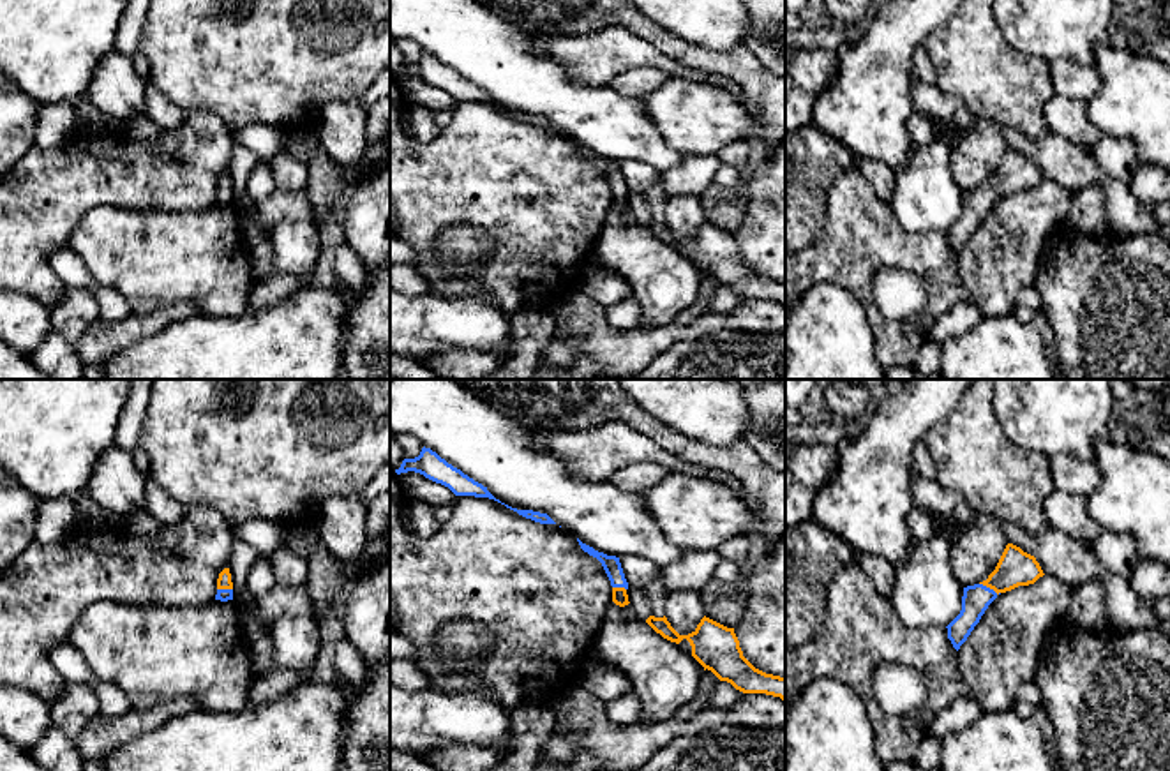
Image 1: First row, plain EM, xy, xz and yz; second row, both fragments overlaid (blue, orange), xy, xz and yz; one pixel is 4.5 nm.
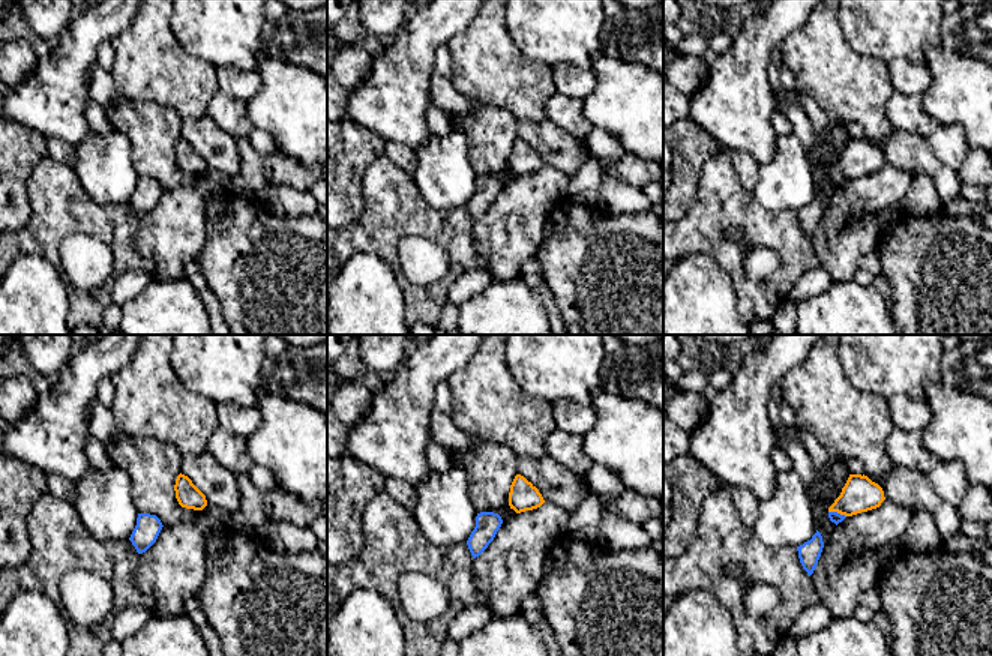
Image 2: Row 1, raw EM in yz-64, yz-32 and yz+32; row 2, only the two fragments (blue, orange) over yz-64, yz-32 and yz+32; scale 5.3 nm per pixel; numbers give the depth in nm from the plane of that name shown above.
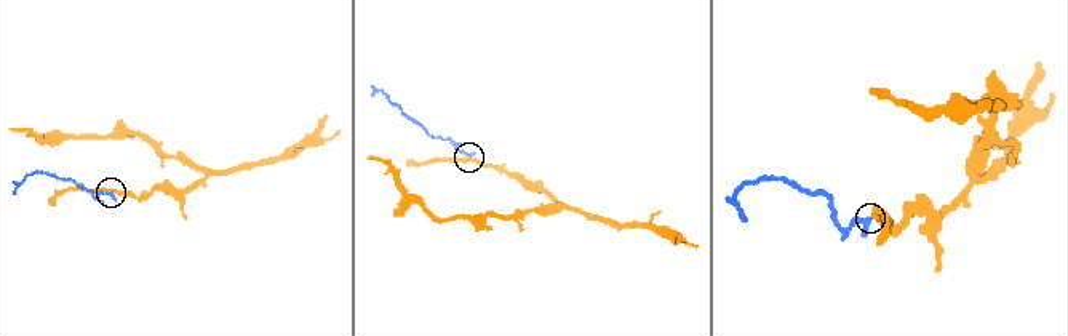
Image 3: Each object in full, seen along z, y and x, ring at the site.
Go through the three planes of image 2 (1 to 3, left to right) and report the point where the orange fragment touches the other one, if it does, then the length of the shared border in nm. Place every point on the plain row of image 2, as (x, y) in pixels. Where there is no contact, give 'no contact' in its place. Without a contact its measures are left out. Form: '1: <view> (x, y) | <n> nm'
1: no contact
2: no contact
3: yz+32 (836, 176) | 100 nm

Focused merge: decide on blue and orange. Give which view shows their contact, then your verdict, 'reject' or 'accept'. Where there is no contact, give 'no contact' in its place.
meets blue in yz; accept

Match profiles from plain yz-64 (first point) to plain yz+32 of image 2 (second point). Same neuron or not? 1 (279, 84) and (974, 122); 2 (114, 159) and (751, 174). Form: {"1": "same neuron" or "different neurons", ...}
{"1": "same neuron", "2": "different neurons"}

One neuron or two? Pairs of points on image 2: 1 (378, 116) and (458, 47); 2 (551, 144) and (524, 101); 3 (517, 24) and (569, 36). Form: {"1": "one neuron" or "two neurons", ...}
{"1": "two neurons", "2": "two neurons", "3": "one neuron"}

